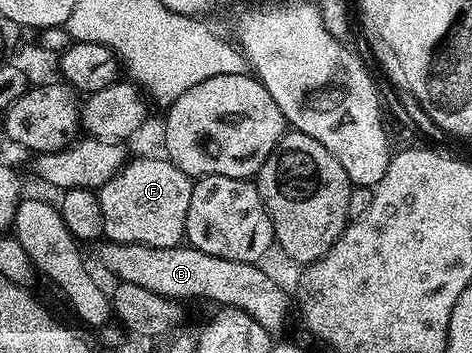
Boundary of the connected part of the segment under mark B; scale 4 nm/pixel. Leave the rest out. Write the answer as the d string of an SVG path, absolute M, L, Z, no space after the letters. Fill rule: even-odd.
M103 241L98 244L99 247L99 263L111 275L116 275L115 279L118 282L133 282L134 285L139 285L144 289L149 289L153 293L161 294L165 298L171 298L180 301L188 301L187 299L212 299L213 302L219 303L215 305L222 305L223 307L235 307L239 311L249 313L249 317L253 317L253 321L257 321L257 325L261 325L261 329L272 333L278 333L287 323L287 314L293 311L293 303L287 300L287 291L275 279L270 279L265 272L262 271L262 266L254 263L242 263L241 261L229 261L225 257L213 257L209 253L201 253L197 248L190 245L180 245L177 247L166 247L165 249L157 249L149 245L133 245L132 243L112 243L110 241Z

